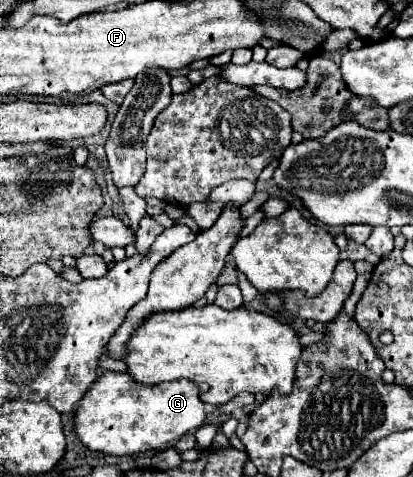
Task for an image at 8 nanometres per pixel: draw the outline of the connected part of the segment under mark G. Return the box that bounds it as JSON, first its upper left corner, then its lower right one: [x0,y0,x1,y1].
[76,372,206,456]

